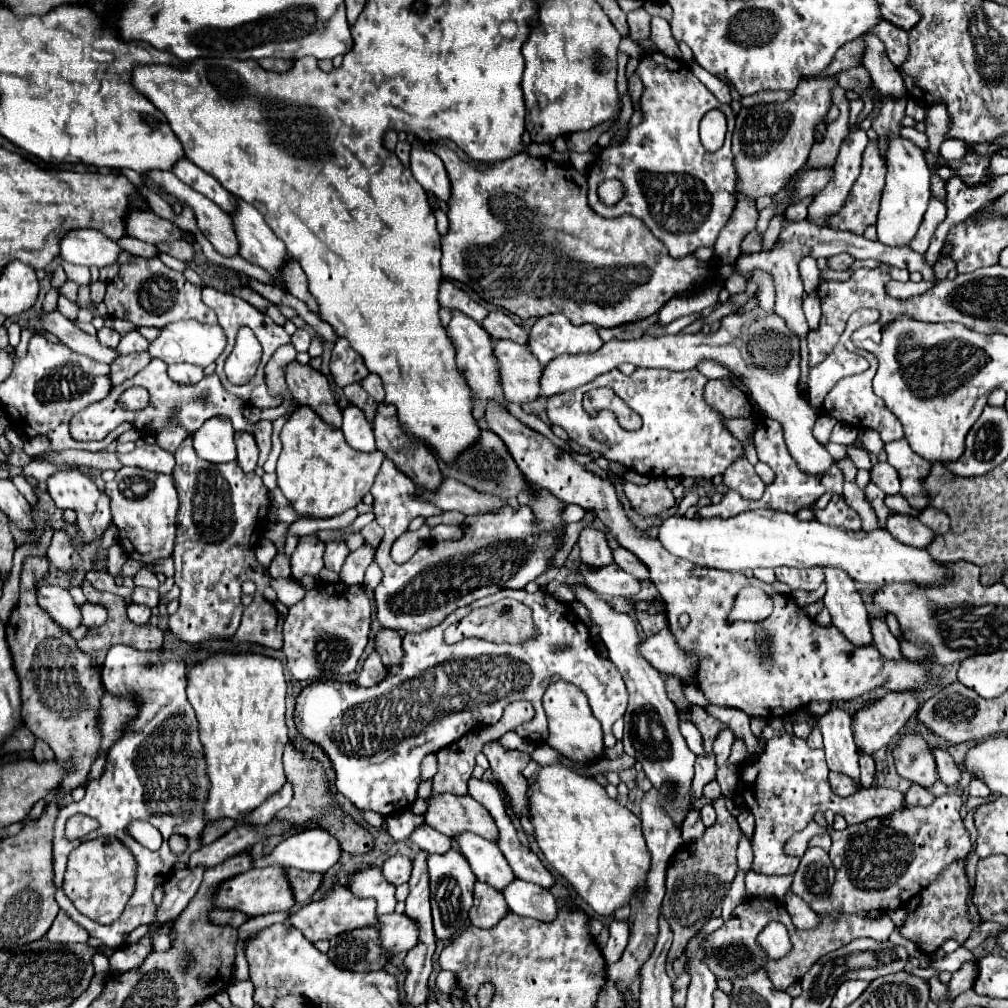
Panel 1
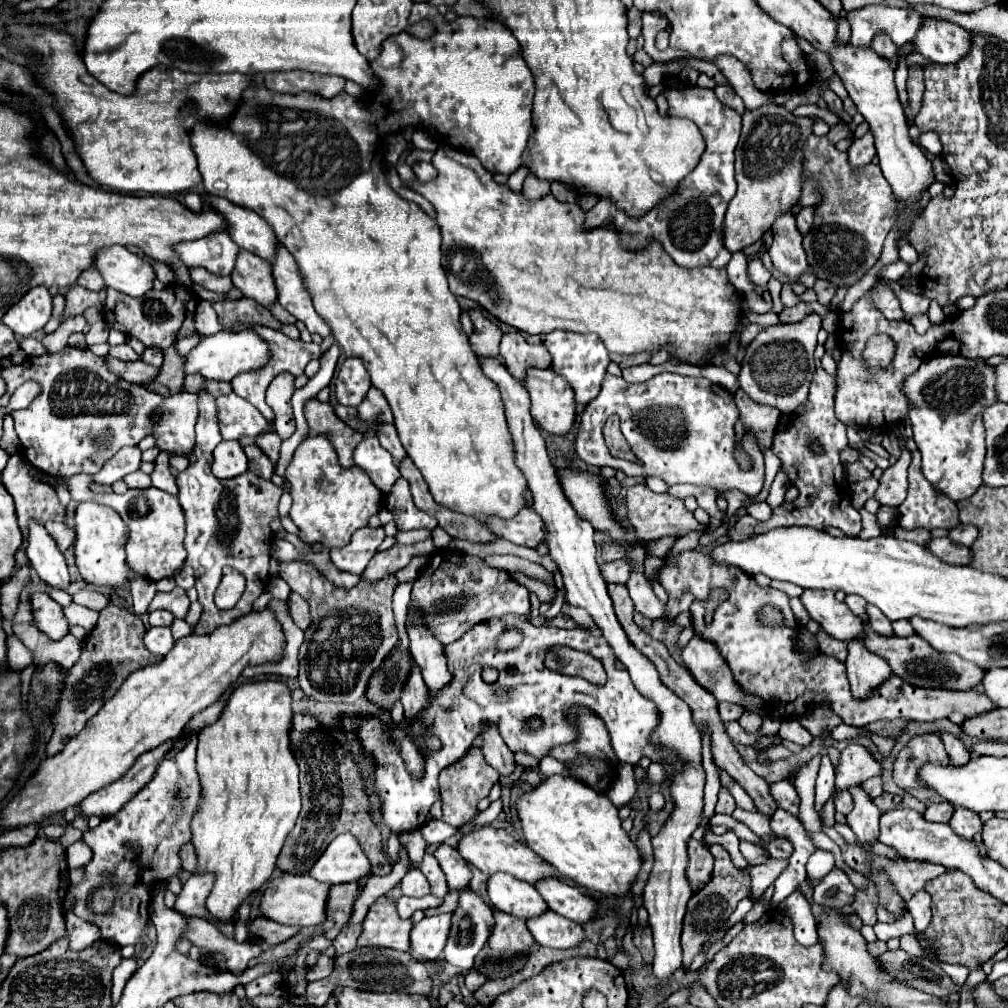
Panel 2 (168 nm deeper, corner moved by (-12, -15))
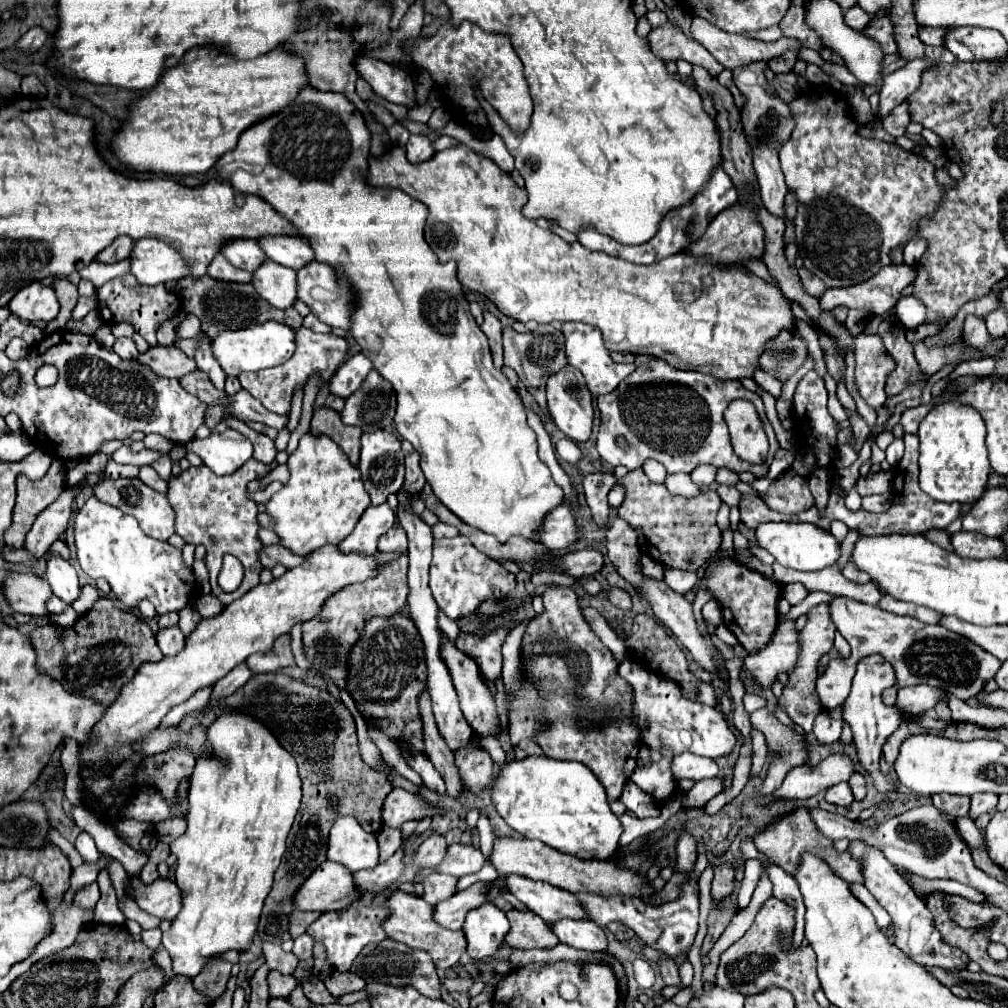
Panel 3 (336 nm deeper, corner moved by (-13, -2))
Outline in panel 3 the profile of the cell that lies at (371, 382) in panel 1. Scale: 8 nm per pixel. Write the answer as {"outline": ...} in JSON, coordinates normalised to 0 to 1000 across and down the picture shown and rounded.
{"outline":[[[372,366],[360,378],[360,384],[352,388],[338,410],[342,422],[354,422],[360,428],[374,428],[390,422],[392,412],[392,388]]]}

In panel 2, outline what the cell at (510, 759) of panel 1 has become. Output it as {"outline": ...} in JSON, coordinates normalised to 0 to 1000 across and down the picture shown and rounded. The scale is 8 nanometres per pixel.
{"outline":[[[490,718],[478,720],[476,732],[478,732],[478,748],[480,748],[480,754],[490,764],[494,764],[498,770],[506,770],[510,766],[510,762],[512,762],[512,756],[510,756],[510,748],[500,738],[494,722],[490,722]]]}

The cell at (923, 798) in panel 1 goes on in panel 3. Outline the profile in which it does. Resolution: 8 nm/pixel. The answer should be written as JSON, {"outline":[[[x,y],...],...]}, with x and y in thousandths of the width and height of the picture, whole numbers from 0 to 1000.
{"outline":[[[926,789],[926,799],[943,811],[957,811],[961,805],[961,791],[959,789]]]}

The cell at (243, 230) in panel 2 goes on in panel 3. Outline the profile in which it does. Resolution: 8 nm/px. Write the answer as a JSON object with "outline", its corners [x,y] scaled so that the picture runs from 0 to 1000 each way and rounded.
{"outline":[[[263,233],[255,241],[267,257],[293,269],[313,257],[309,245],[295,233]]]}

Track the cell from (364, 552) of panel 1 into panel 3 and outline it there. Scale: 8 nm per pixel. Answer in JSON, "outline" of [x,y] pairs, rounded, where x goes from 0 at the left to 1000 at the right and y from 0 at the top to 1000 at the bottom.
{"outline":[[[388,525],[376,533],[376,547],[382,549],[404,549],[404,531],[400,525]]]}

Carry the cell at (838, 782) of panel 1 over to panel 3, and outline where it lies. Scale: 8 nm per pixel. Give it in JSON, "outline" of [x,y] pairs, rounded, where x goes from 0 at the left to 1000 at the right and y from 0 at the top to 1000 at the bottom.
{"outline":[[[830,777],[830,779],[822,781],[820,787],[818,787],[818,793],[822,797],[828,797],[828,799],[844,799],[846,797],[846,787],[844,787],[842,777]]]}

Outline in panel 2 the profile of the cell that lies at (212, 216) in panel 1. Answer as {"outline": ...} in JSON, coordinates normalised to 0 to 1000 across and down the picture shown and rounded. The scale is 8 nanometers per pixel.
{"outline":[[[238,248],[234,266],[230,270],[230,280],[244,296],[254,298],[258,304],[266,308],[276,298],[276,288],[272,282],[268,262],[252,254],[250,250]]]}

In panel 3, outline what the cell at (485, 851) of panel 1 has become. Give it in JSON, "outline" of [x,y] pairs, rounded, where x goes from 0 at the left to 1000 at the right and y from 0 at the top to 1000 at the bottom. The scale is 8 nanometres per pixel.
{"outline":[[[503,868],[499,872],[499,878],[525,904],[533,906],[543,916],[557,912],[557,910],[566,910],[566,912],[582,910],[580,904],[576,904],[574,894],[566,886],[563,886],[551,878],[521,872],[519,868]]]}

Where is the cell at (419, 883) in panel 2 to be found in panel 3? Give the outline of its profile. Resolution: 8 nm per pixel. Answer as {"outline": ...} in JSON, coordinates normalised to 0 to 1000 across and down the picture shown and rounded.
{"outline":[[[426,866],[422,870],[418,870],[416,874],[420,880],[422,880],[422,886],[420,886],[420,892],[428,898],[447,890],[451,886],[451,876],[453,872],[447,870],[447,868],[438,868],[438,866]]]}

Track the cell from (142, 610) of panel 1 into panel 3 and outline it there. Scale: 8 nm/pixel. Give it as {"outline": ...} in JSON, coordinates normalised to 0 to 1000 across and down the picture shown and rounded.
{"outline":[[[176,620],[158,624],[158,628],[156,628],[156,640],[162,646],[162,650],[174,650],[176,646],[180,646],[182,634],[184,634],[184,630],[180,628],[180,624]]]}

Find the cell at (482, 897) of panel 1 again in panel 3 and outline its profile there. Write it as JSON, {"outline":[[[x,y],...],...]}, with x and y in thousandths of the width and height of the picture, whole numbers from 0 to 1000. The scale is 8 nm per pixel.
{"outline":[[[507,902],[503,904],[503,912],[507,916],[505,926],[501,928],[501,936],[505,939],[527,941],[527,939],[549,939],[555,936],[555,932],[551,932],[543,916],[527,904]]]}

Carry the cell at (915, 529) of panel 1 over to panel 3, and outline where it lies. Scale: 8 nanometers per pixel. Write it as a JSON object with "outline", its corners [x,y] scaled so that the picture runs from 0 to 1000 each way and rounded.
{"outline":[[[951,527],[943,531],[945,547],[961,555],[979,555],[979,553],[997,553],[999,543],[991,535],[979,533],[967,527]]]}

